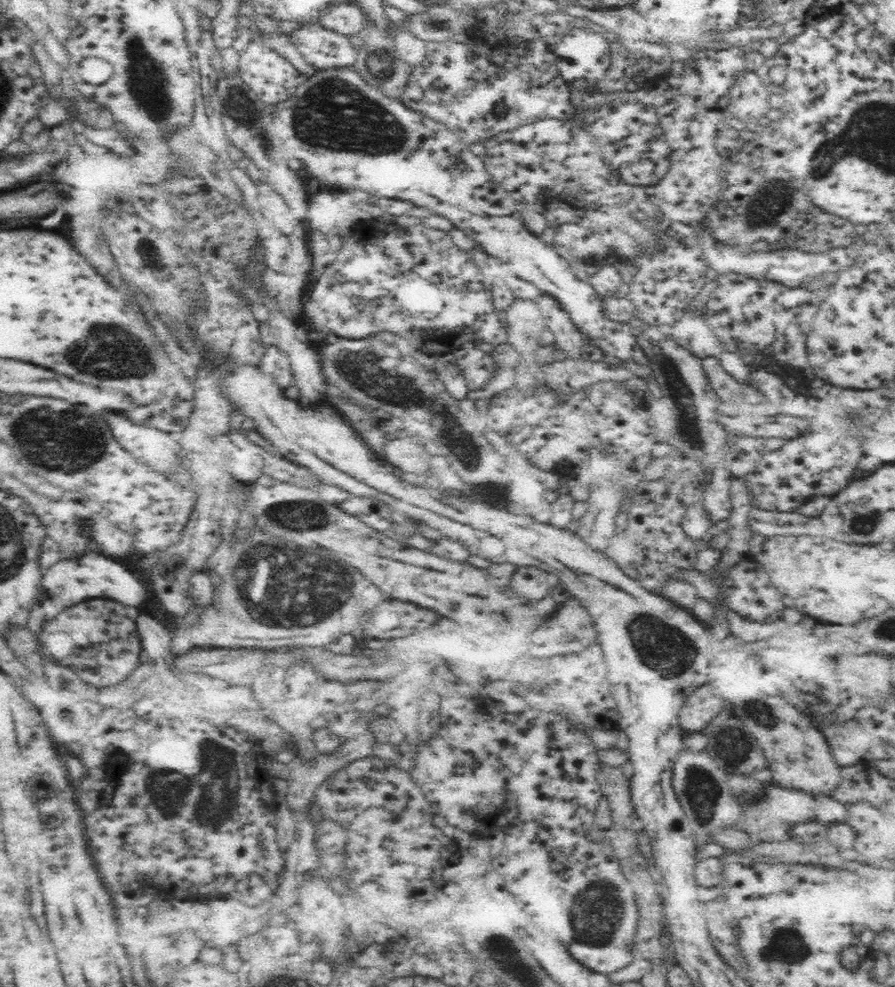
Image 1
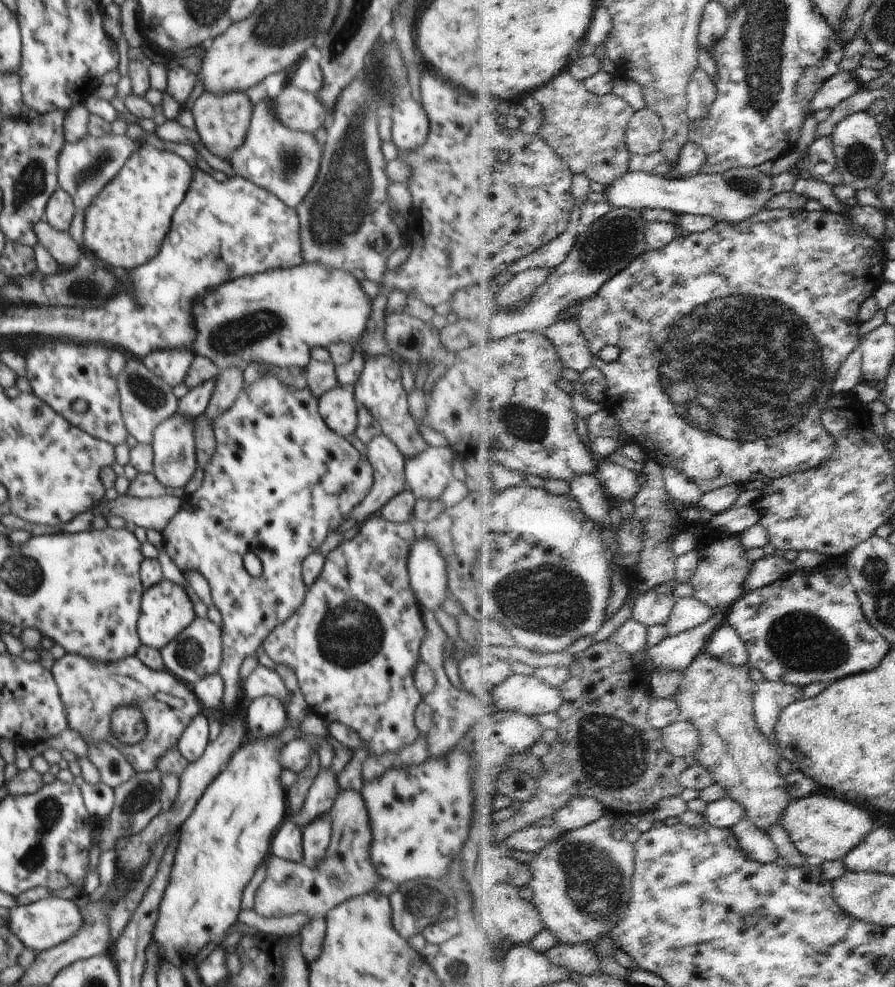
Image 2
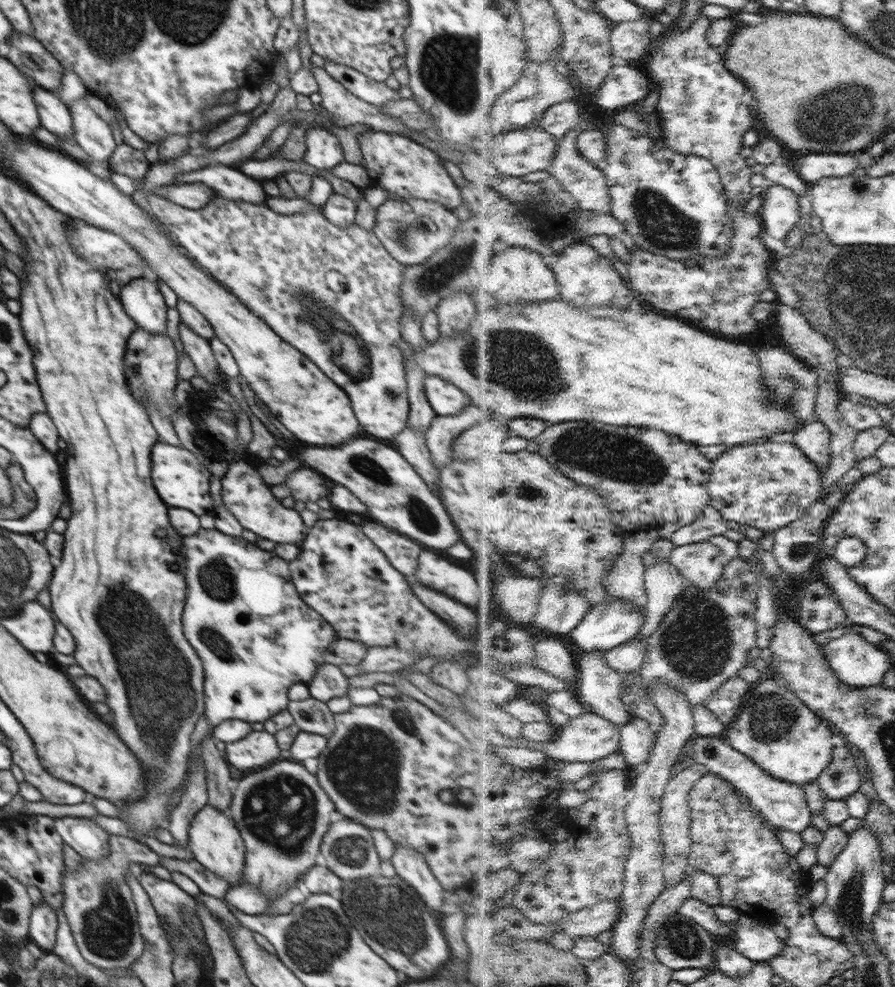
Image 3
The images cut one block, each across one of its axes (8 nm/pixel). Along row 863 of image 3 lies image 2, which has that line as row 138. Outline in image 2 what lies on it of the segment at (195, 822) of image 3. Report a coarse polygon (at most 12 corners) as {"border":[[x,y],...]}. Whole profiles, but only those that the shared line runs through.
{"border":[[204,92],[191,112],[202,144],[227,160],[254,104],[246,92]]}

